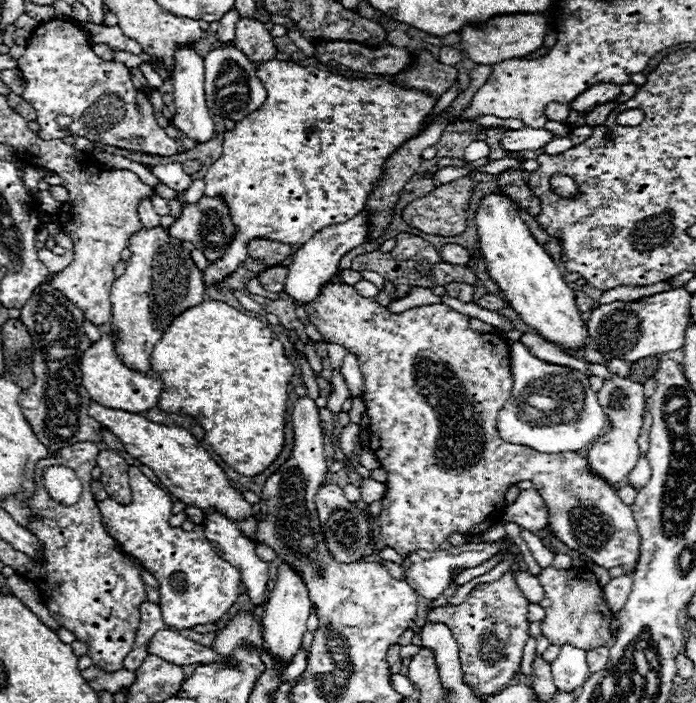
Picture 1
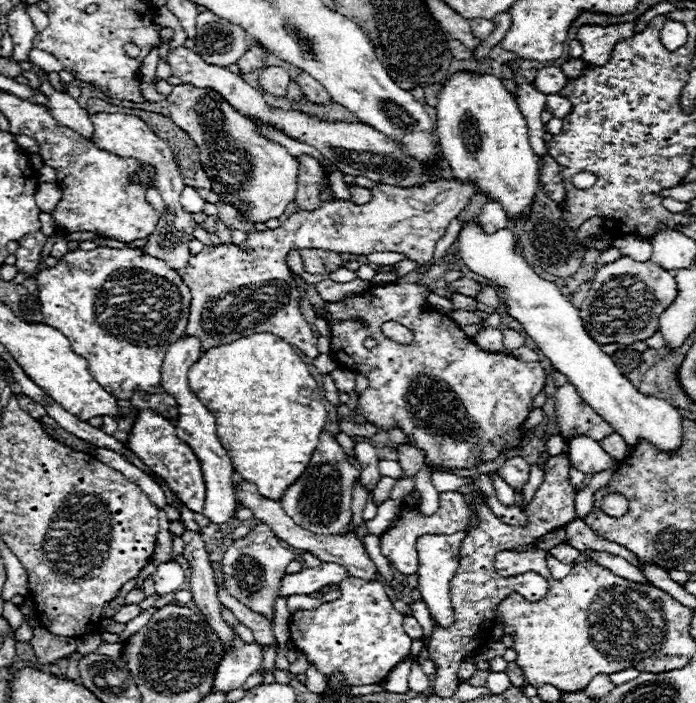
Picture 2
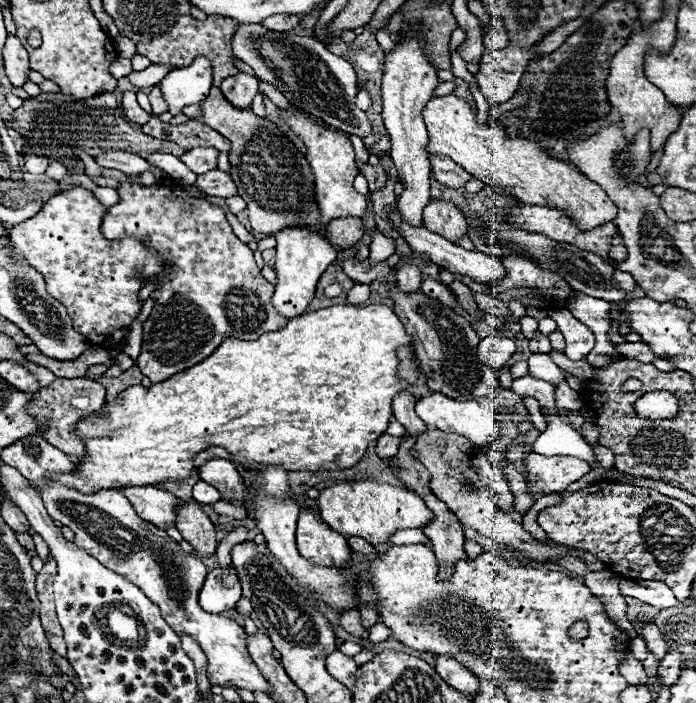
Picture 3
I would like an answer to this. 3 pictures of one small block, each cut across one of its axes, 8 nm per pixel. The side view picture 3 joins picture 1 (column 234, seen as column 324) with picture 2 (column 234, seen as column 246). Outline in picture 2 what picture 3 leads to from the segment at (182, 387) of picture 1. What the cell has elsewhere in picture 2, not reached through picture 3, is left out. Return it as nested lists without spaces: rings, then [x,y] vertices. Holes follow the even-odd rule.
[[[268,332],[214,346],[206,350],[196,364],[192,364],[188,372],[188,384],[192,392],[200,396],[202,404],[216,416],[220,442],[224,444],[234,464],[234,470],[244,480],[256,484],[262,496],[270,500],[280,500],[286,488],[296,482],[306,470],[312,452],[320,442],[320,432],[324,432],[326,422],[322,392],[294,348],[282,338]]]

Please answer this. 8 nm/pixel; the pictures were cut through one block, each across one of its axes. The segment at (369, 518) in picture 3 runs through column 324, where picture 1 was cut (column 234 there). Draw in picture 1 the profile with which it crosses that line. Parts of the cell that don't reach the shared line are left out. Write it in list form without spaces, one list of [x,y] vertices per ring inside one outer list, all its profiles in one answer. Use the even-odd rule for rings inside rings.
[[[96,402],[90,404],[90,416],[100,420],[104,428],[108,428],[114,436],[118,436],[126,448],[126,452],[138,458],[142,464],[152,468],[162,482],[162,486],[174,494],[186,506],[196,506],[200,510],[216,510],[230,518],[232,522],[246,520],[254,516],[252,504],[244,500],[244,496],[230,486],[226,472],[212,460],[212,456],[198,444],[198,440],[184,428],[178,426],[162,426],[146,420],[140,414],[104,408]]]

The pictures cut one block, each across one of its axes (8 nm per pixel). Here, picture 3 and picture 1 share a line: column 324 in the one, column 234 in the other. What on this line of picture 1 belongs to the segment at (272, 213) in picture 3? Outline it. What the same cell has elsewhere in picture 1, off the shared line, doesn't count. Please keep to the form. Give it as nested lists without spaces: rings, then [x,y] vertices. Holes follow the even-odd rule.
[[[206,196],[200,198],[196,204],[184,204],[180,216],[170,226],[170,236],[184,240],[184,242],[192,242],[198,250],[204,252],[208,262],[218,260],[228,250],[228,244],[234,238],[234,232],[236,228],[232,224],[228,206],[222,202],[222,198],[206,198]]]

